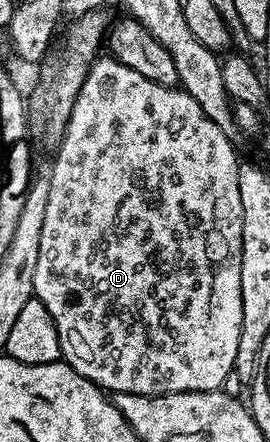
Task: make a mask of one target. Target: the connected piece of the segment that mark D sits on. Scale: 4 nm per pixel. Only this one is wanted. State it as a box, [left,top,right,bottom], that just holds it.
[33,57,243,395]

